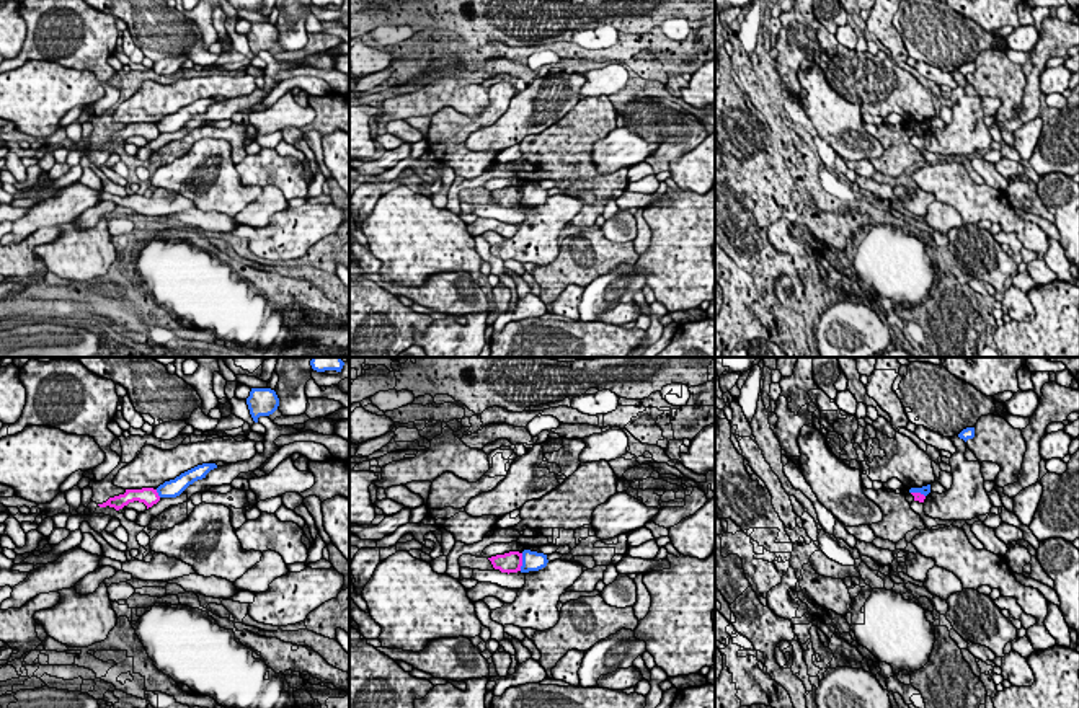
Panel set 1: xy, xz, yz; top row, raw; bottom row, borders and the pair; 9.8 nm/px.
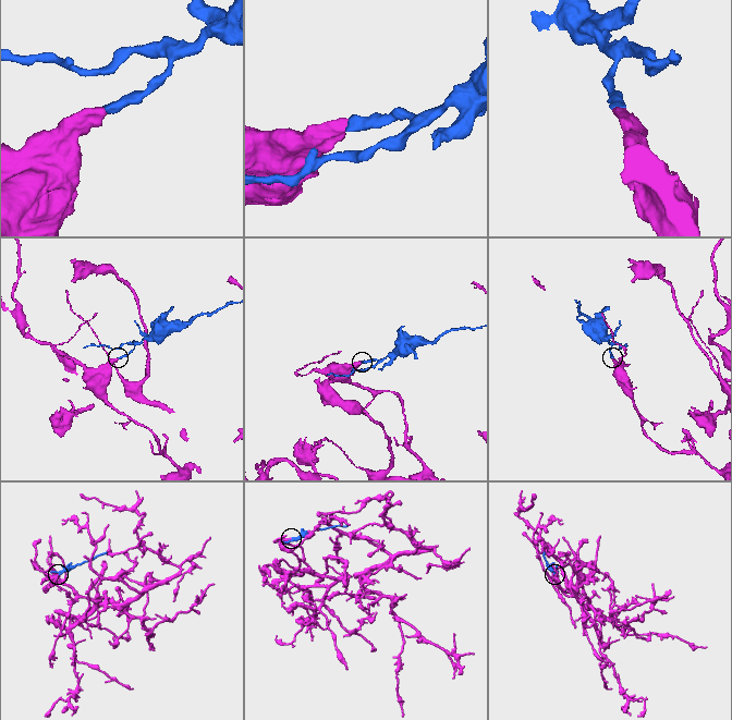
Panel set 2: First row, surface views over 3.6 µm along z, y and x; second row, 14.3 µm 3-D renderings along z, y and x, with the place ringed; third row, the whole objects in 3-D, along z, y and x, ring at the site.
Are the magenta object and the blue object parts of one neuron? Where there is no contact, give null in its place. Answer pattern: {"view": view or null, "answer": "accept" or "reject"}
{"view": "xz", "answer": "reject"}

